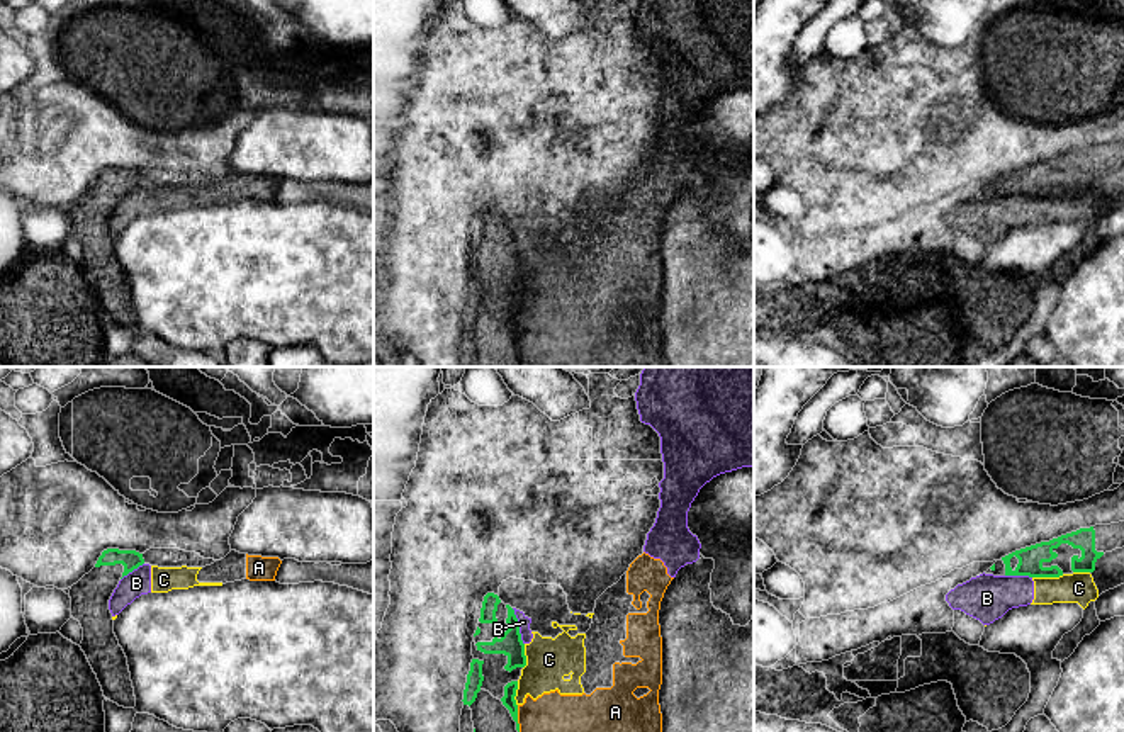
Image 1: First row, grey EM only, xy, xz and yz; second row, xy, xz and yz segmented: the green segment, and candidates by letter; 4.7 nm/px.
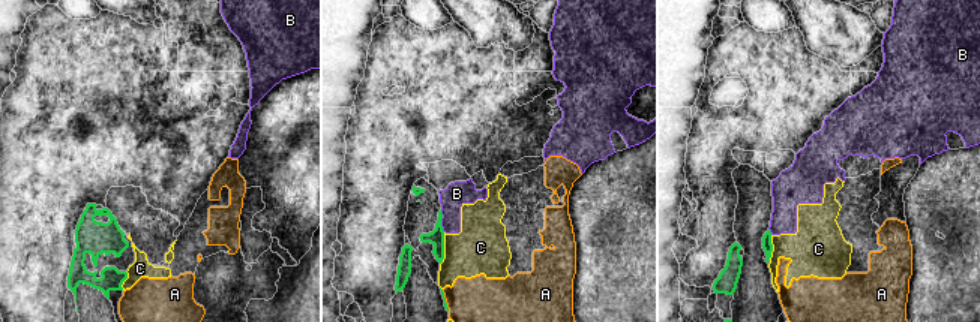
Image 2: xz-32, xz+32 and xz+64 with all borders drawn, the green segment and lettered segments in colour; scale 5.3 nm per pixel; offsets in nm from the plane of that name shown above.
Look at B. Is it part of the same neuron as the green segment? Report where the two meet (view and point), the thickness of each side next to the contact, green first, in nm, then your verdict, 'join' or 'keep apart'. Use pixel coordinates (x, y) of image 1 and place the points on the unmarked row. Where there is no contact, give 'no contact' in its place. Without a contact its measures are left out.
meets green in xz at (518, 247); 110 nm thick on the green side, 60 nm on the other; keep apart

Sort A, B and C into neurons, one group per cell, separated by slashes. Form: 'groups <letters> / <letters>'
groups A B C

